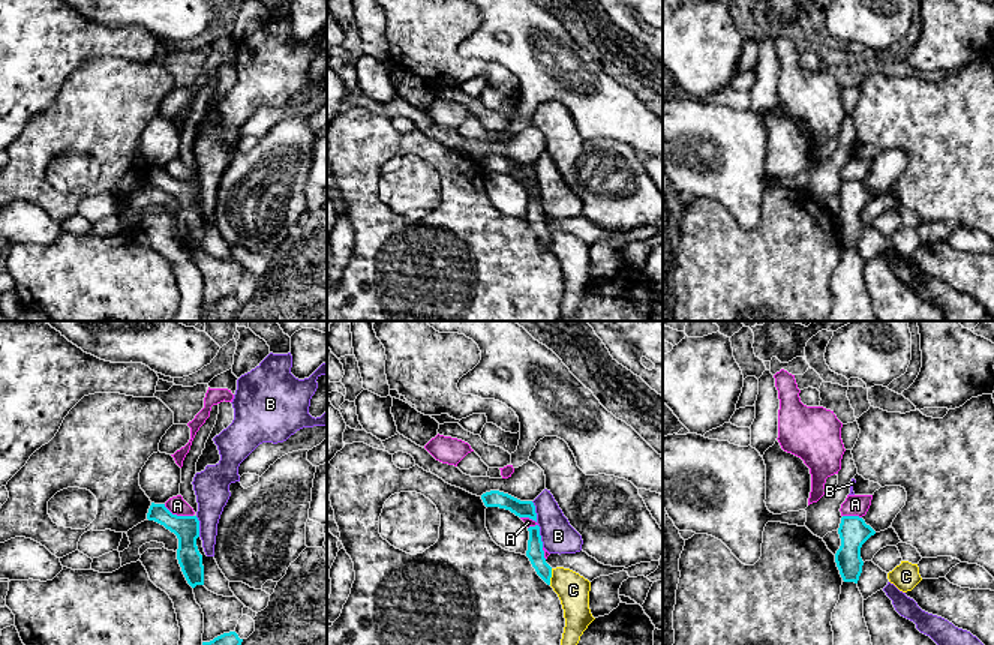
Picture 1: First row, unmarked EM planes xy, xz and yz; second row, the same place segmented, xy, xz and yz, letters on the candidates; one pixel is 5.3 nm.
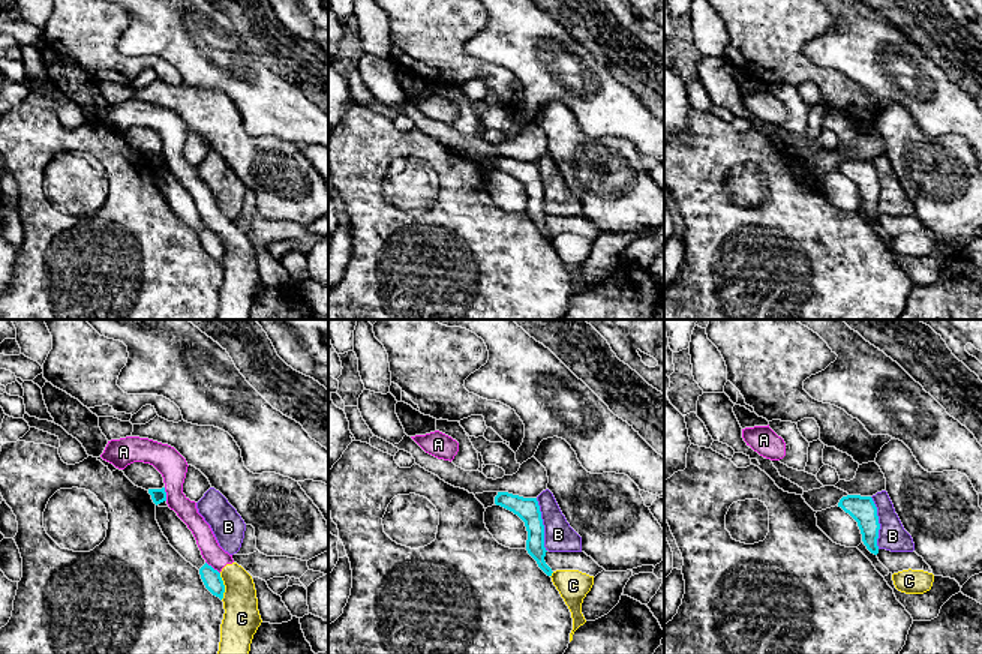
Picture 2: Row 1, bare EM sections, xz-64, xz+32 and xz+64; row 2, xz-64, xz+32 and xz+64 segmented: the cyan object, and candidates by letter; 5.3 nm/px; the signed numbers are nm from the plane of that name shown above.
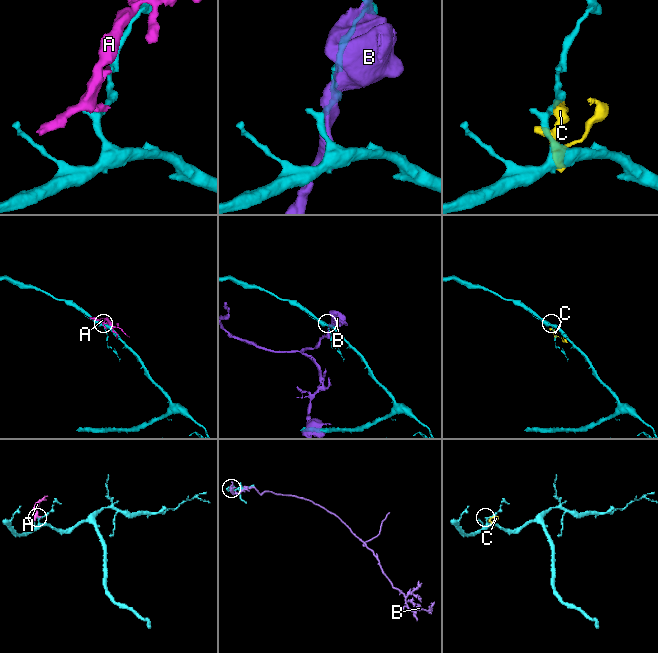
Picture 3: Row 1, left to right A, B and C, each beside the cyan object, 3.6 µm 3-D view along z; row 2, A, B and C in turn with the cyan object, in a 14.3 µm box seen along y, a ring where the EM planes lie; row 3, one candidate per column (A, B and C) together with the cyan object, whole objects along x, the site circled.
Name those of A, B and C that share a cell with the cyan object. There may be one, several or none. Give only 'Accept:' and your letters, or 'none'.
Accept: none

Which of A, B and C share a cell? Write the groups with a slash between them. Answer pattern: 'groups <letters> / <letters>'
groups A C / B

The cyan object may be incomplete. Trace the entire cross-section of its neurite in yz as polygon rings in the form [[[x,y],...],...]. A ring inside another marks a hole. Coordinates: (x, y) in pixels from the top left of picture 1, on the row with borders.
[[[843,516],[838,528],[841,546],[835,554],[835,562],[844,582],[858,584],[864,561],[862,544],[876,534],[859,516]]]

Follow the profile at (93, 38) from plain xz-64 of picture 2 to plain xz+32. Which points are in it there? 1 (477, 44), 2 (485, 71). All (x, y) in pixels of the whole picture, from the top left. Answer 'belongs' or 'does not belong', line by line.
1: does not belong
2: belongs

